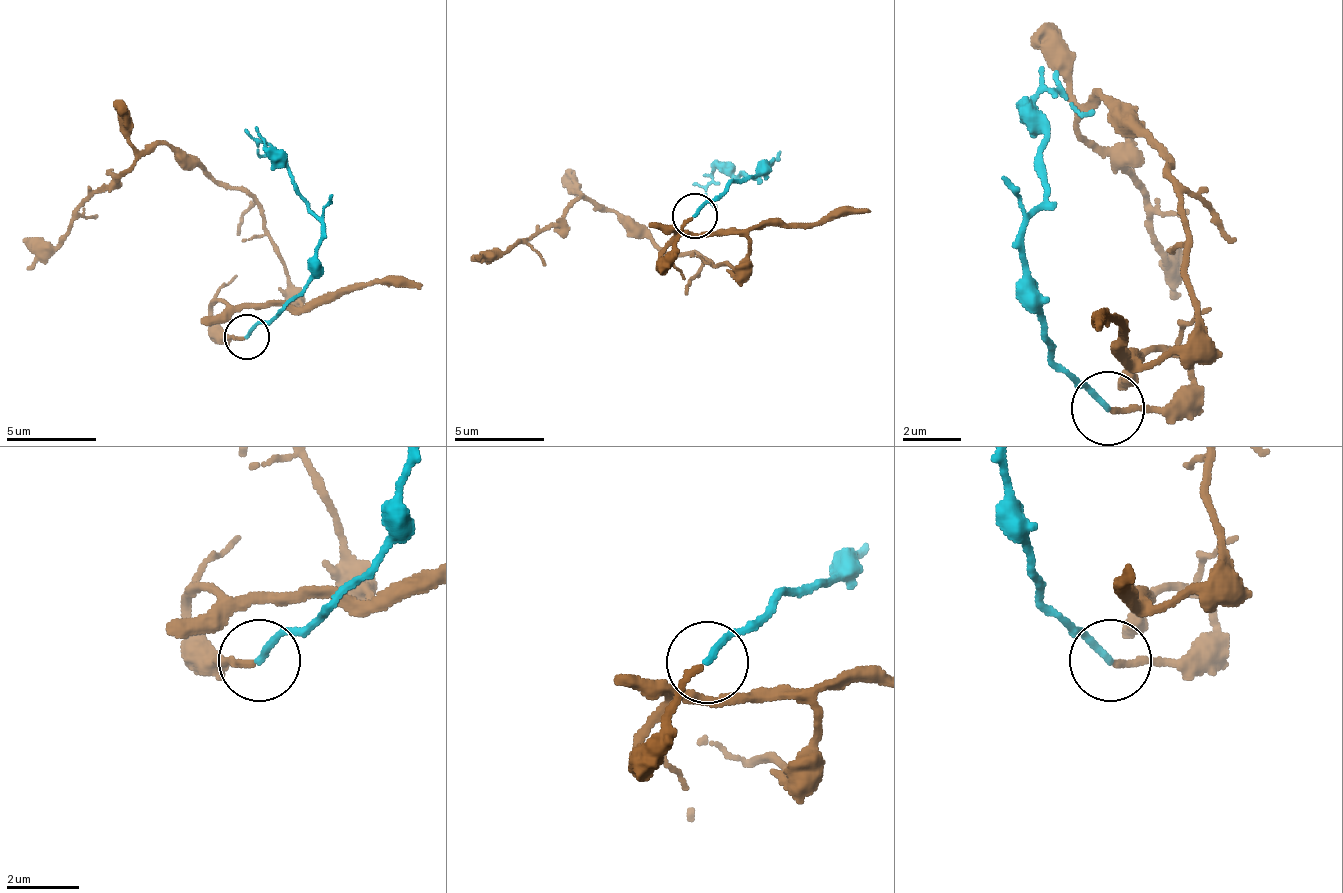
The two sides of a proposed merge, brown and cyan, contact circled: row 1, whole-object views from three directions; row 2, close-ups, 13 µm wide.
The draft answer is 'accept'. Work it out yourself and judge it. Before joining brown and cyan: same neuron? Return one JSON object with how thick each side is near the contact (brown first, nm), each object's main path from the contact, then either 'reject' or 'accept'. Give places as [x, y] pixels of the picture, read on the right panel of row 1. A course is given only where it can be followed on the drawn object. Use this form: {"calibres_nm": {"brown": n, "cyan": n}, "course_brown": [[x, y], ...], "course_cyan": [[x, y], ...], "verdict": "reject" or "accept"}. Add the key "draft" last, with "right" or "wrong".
{"calibres_nm": {"brown": 180, "cyan": 180}, "course_brown": [[1109, 410], [1161, 410], [1190, 373], [1139, 358], [1197, 307], [1183, 189], [1102, 94], [1080, 131], [1175, 300]], "course_cyan": [[1109, 410], [1051, 358], [1021, 241], [1021, 219], [1043, 189], [1036, 101], [1073, 101], [1095, 116]], "verdict": "accept", "draft": "right"}

